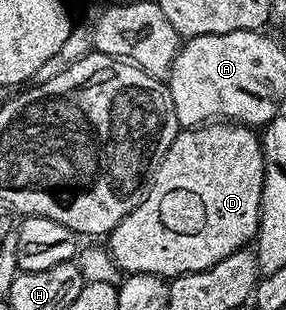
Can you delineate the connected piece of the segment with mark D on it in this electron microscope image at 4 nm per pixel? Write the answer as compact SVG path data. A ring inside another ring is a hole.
M215 120L205 126L179 129L138 207L110 231L111 260L126 274L158 274L167 280L220 264L220 260L243 249L249 243L246 241L257 235L265 171L266 156L259 135L245 124Z

